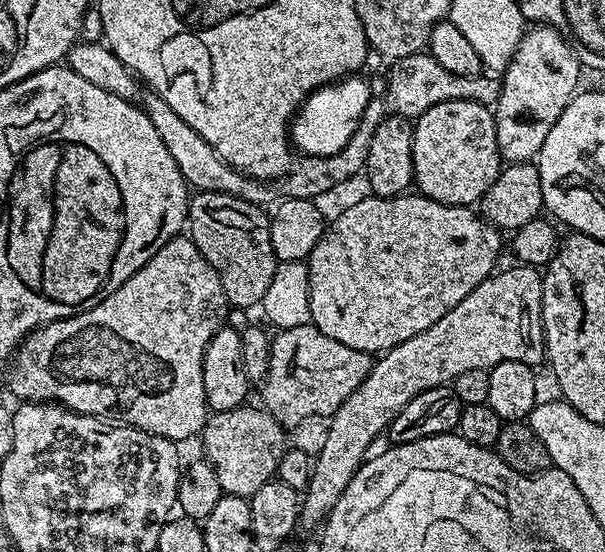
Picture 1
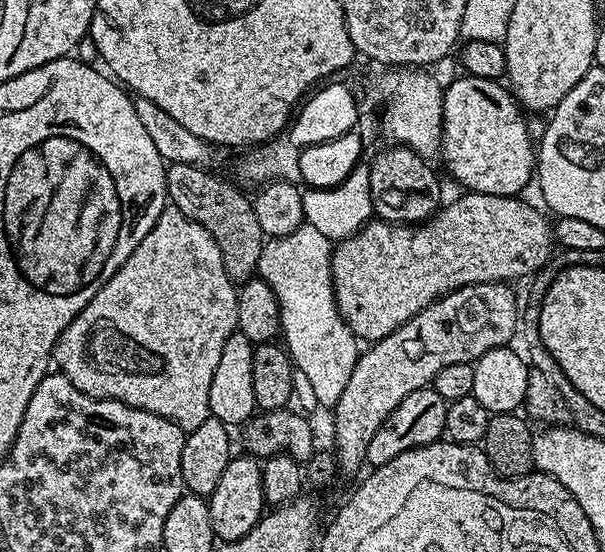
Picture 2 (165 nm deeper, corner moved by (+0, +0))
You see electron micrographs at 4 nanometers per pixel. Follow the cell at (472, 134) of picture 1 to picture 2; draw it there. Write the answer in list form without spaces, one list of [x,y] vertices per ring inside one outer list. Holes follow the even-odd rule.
[[[460,74],[452,85],[444,88],[444,129],[440,151],[449,174],[461,184],[461,189],[495,196],[519,197],[523,193],[520,191],[531,180],[533,183],[538,152],[534,147],[534,136],[532,140],[527,126],[524,125],[523,115],[525,113],[516,97],[499,80]]]

